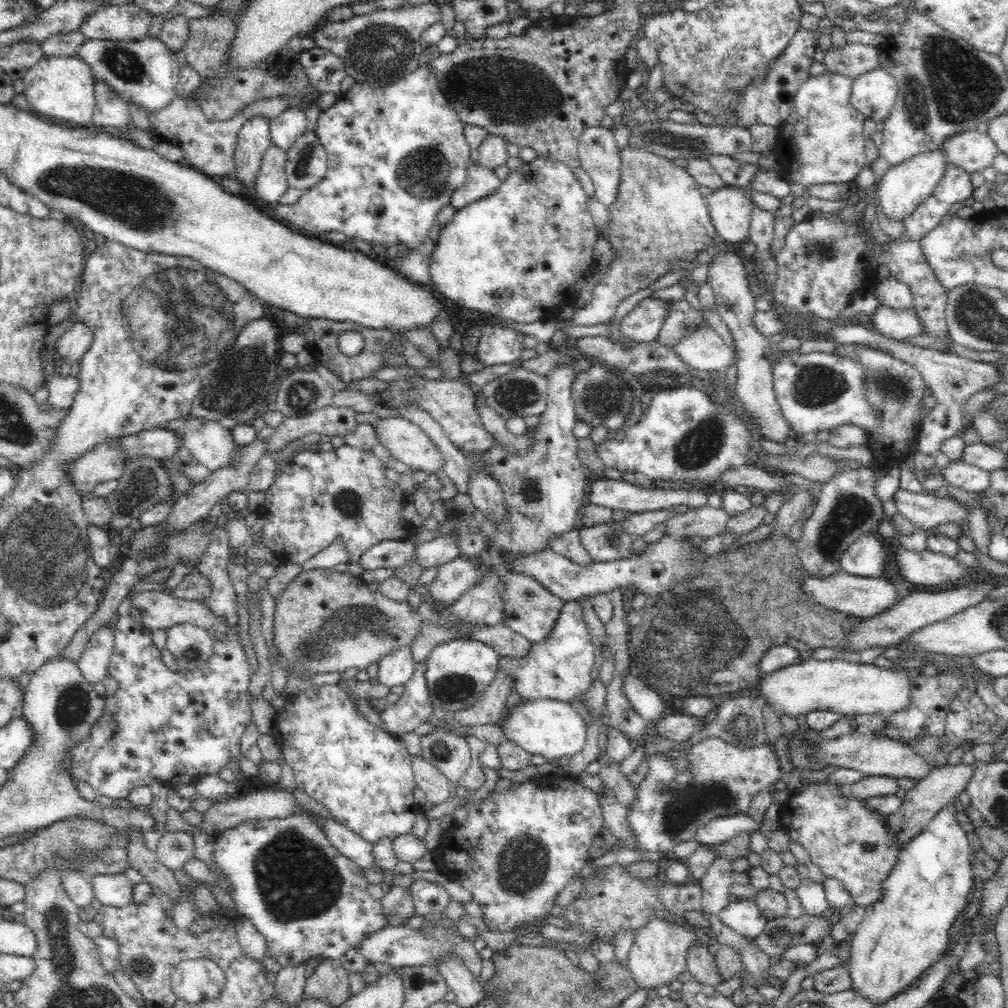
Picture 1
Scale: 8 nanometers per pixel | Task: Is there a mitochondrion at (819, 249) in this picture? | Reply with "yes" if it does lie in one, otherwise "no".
yes

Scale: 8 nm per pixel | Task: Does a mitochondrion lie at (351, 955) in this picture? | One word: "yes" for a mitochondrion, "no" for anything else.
no

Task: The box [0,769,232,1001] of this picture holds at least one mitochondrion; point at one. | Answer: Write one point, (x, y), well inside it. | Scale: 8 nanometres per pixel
(65, 844)

